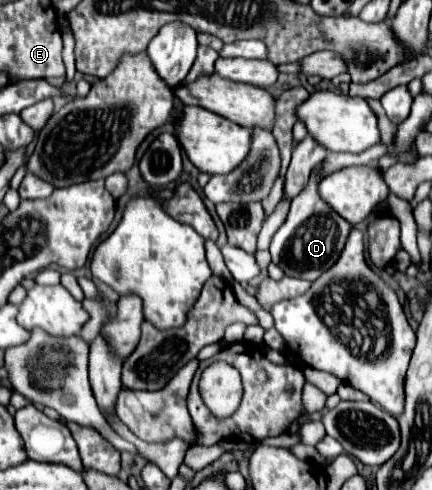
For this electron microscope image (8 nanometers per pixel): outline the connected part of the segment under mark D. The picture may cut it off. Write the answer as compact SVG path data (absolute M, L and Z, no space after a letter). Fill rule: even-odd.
M318 164L312 174L306 188L292 200L290 212L286 222L280 226L280 230L274 234L270 244L272 262L278 264L286 276L302 278L314 282L320 274L330 270L336 260L340 258L344 244L348 240L348 234L352 230L352 224L346 222L338 212L334 212L318 194L318 184L322 180L320 176L322 164Z

